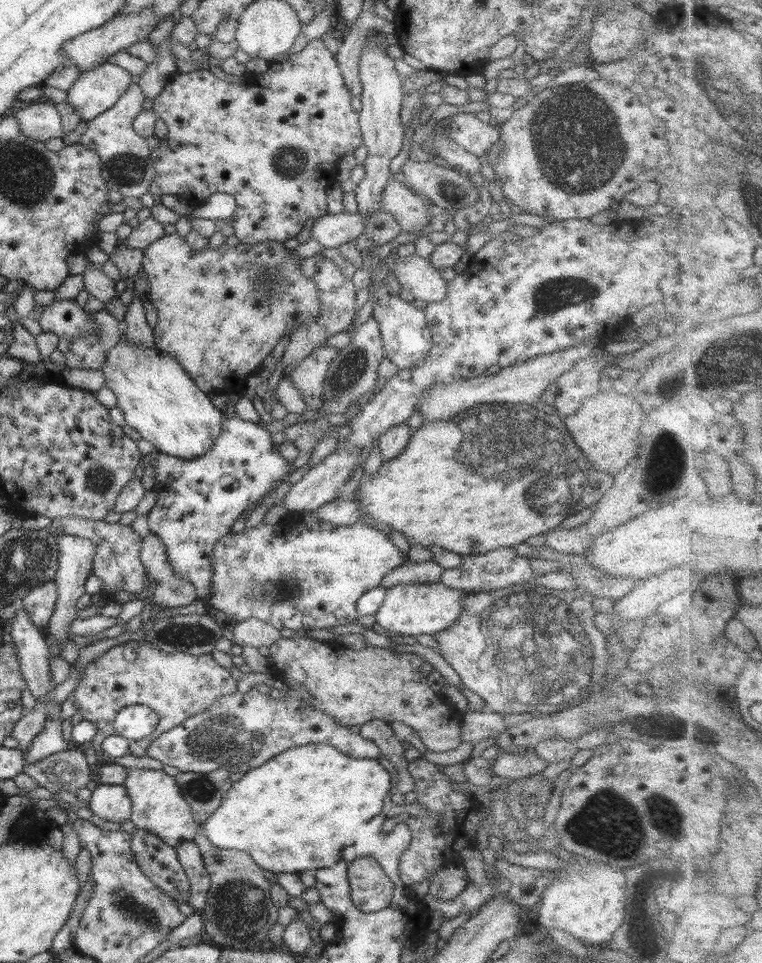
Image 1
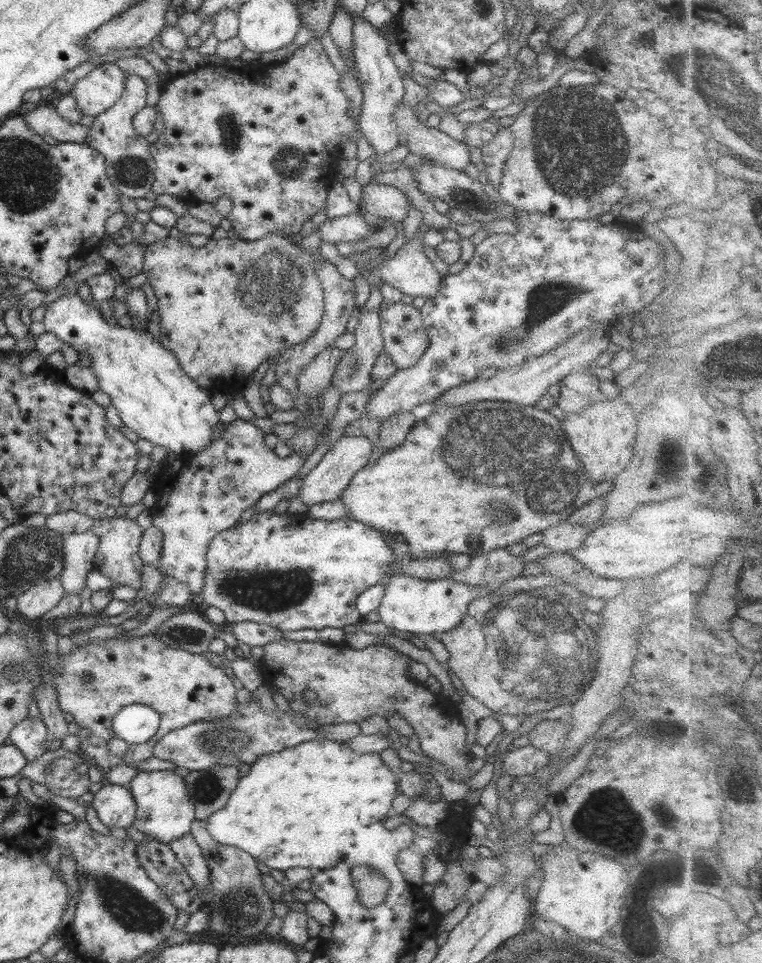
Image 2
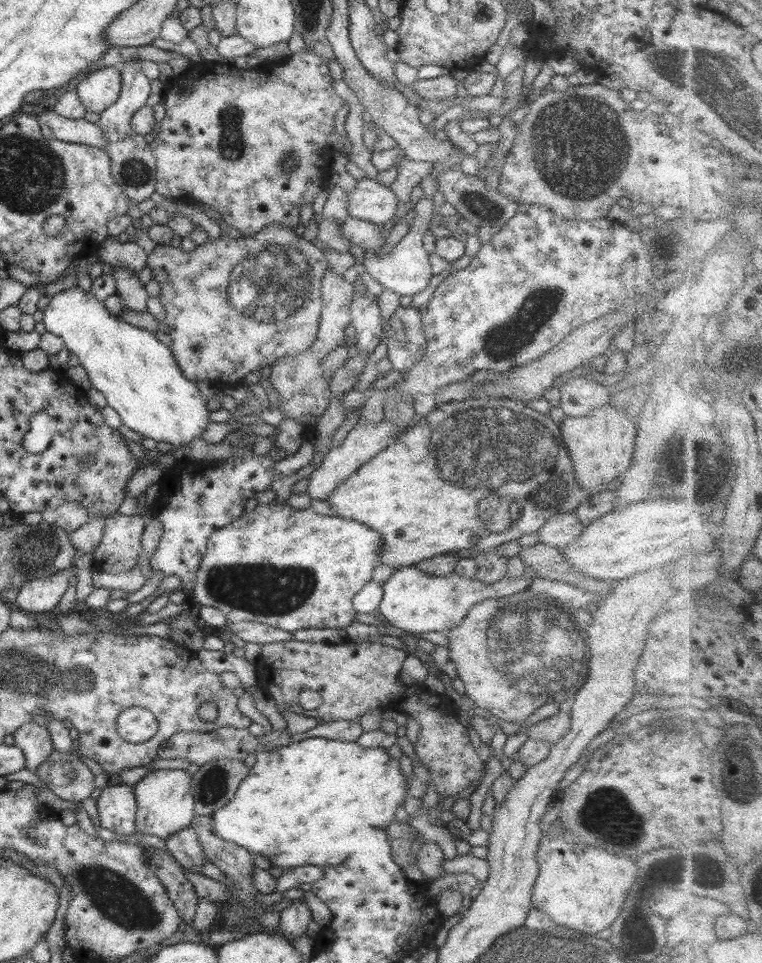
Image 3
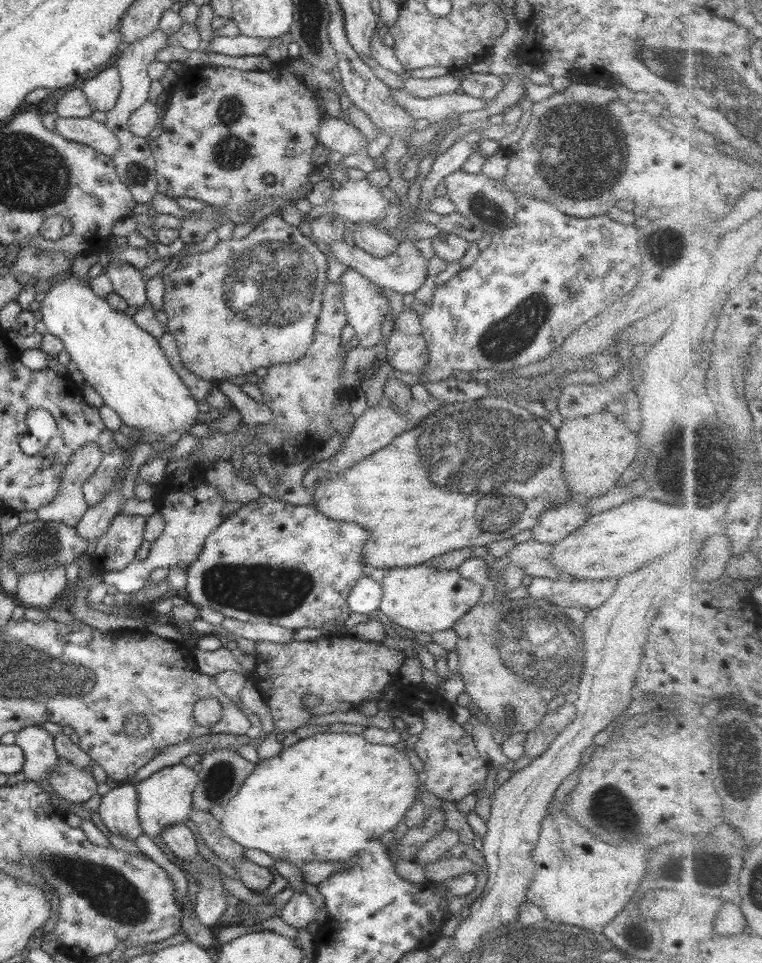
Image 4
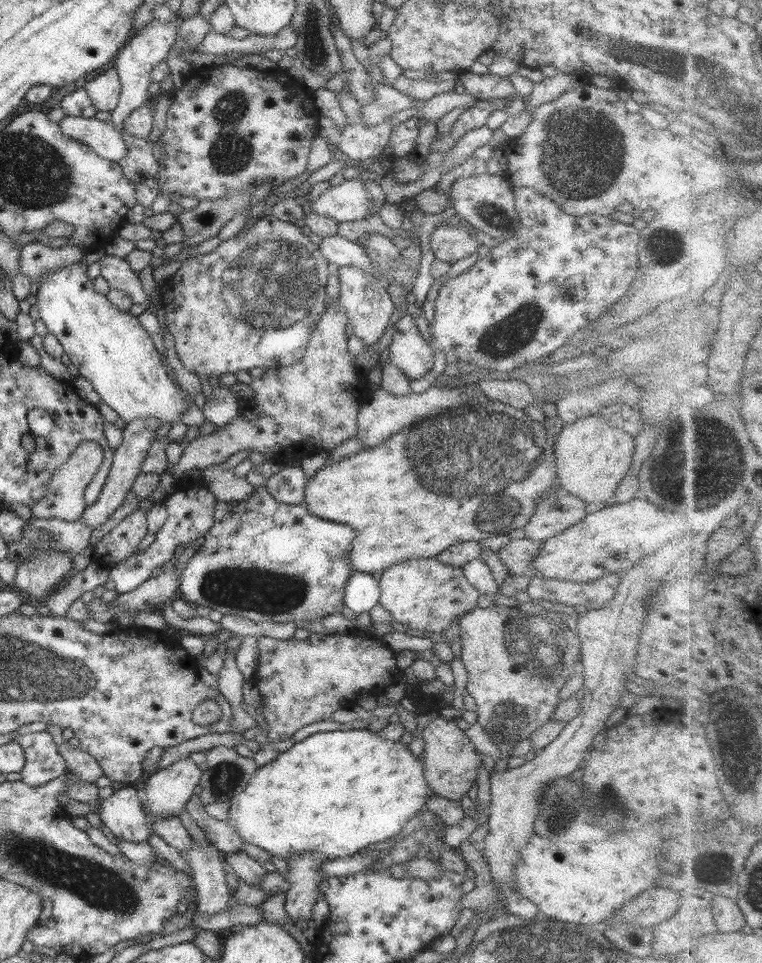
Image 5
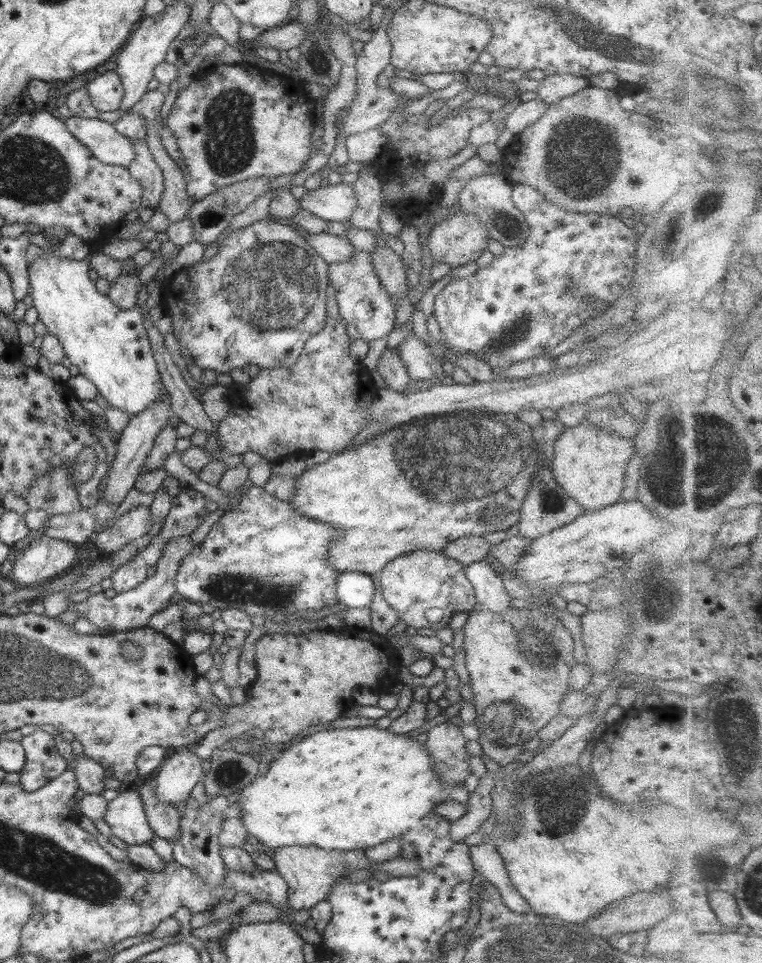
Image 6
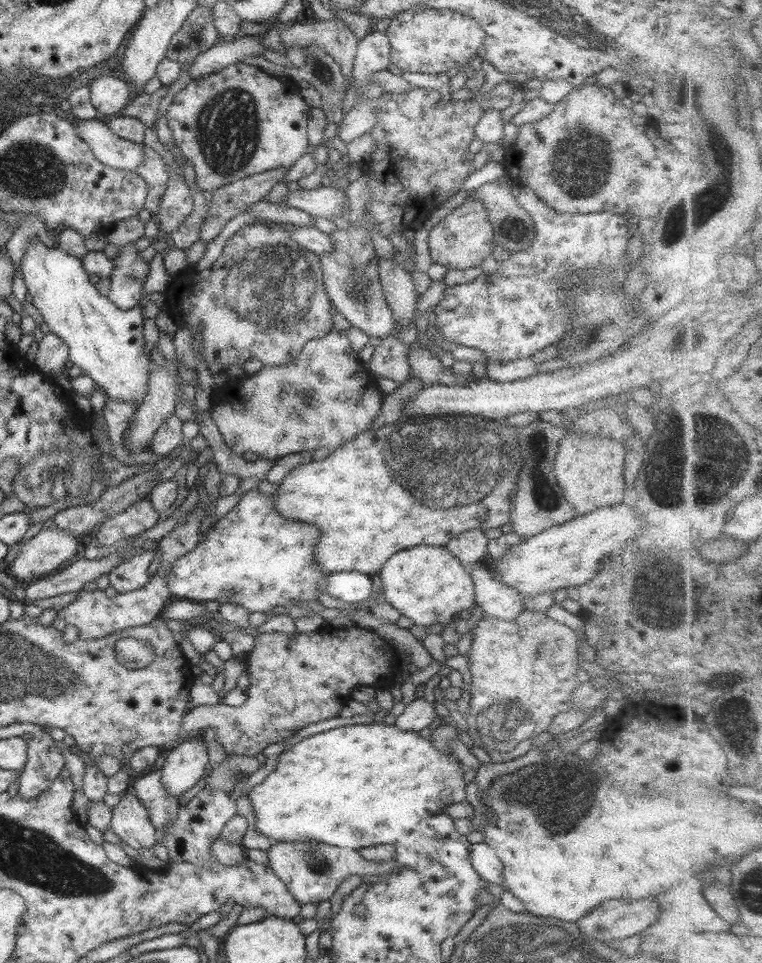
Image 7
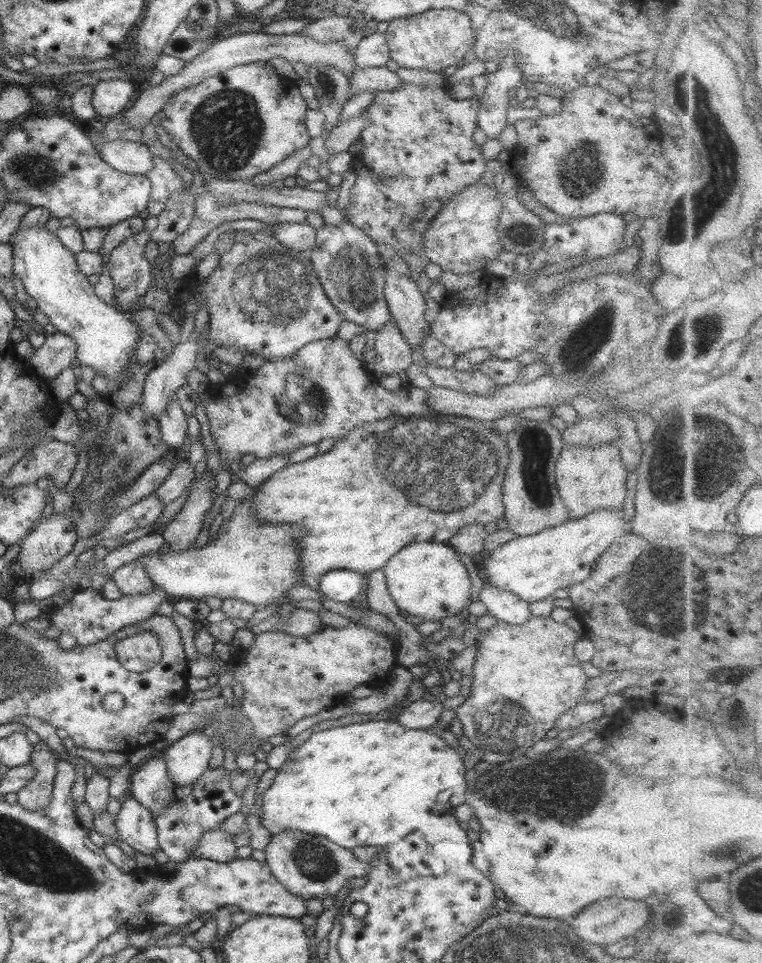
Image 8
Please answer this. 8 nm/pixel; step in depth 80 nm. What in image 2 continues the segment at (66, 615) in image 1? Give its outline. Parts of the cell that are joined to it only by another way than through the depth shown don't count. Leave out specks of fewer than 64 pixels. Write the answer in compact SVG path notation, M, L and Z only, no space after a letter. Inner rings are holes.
M92 531L64 534L64 568L60 574L65 596L80 594L87 583L89 572L94 570L94 555L100 537Z

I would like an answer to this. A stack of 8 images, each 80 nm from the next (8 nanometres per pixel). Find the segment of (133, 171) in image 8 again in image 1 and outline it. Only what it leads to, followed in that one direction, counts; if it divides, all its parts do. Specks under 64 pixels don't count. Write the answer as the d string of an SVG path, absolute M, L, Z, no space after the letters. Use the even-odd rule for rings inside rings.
M34 103L11 115L20 123L21 131L34 140L44 143L50 138L62 139L67 134L60 113L52 103Z

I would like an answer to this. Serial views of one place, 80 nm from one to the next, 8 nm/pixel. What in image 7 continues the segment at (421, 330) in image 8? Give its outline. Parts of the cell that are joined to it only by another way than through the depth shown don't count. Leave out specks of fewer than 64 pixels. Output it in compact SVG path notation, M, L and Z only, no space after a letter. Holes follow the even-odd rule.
M380 259L379 271L386 302L398 321L398 327L414 321L419 294L414 289L410 273L395 260L383 259Z

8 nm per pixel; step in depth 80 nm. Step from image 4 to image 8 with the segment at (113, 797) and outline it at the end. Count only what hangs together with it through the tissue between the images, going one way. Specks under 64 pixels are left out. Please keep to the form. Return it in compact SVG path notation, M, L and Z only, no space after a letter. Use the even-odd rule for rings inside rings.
M125 797L115 821L121 839L135 852L153 856L159 848L158 833L152 814L134 798Z

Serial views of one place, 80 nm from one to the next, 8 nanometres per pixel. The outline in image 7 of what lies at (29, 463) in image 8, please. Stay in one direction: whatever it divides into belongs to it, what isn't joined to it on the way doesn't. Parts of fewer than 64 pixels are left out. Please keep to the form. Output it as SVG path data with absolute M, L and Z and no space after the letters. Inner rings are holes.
M54 449L48 454L42 454L40 458L32 460L32 464L24 465L18 472L18 476L14 477L12 482L13 493L23 502L32 508L38 506L43 508L55 501L50 492L40 490L40 484L43 483L40 474L52 466L55 468L66 468L70 454L62 452L63 450Z

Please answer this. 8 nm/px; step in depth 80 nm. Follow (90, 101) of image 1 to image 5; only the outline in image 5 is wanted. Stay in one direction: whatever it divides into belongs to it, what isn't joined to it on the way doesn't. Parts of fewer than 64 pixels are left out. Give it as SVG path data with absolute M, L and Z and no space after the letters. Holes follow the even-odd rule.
M112 67L88 81L83 89L89 94L97 111L111 112L118 106L122 87L118 73Z

